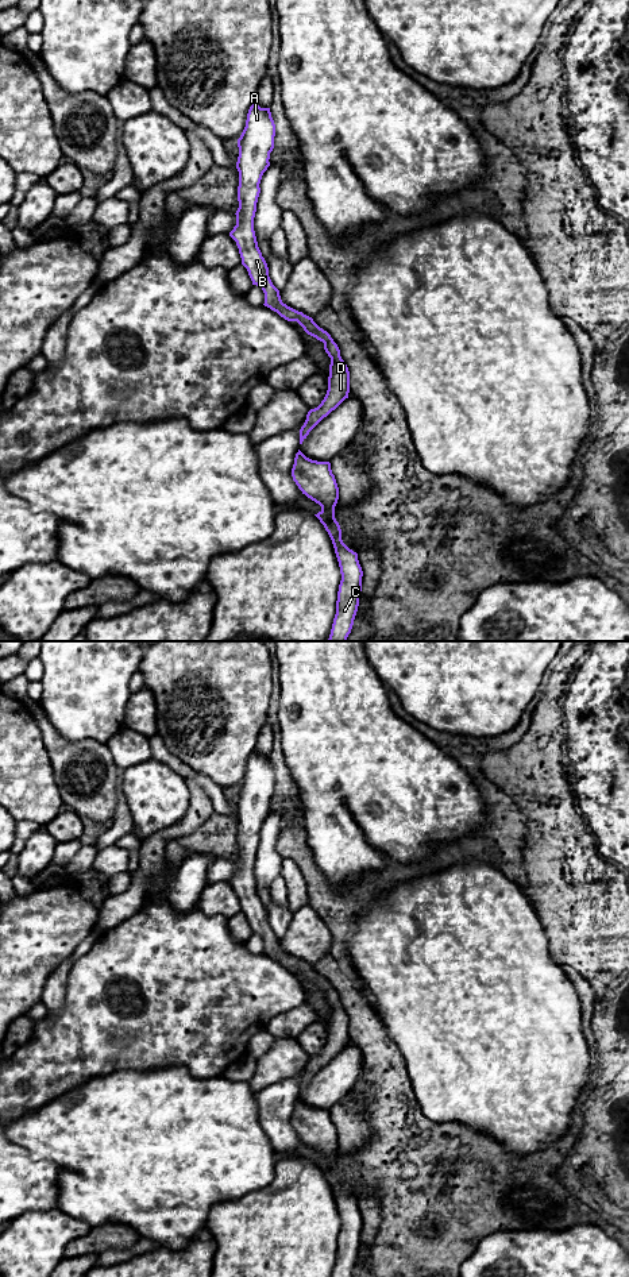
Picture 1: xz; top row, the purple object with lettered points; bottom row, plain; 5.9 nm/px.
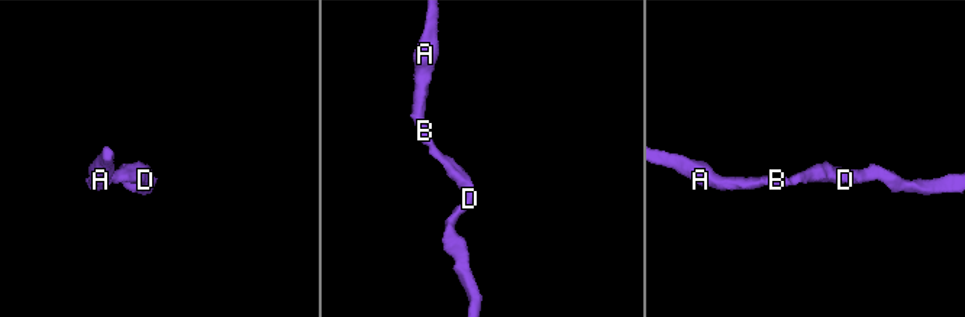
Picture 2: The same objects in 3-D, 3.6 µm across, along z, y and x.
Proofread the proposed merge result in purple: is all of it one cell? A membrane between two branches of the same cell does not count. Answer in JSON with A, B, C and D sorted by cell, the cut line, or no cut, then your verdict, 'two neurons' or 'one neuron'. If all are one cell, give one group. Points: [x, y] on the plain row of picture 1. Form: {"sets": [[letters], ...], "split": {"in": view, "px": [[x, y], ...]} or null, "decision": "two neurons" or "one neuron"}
{"sets": [["A", "B", "C", "D"]], "split": null, "decision": "one neuron"}

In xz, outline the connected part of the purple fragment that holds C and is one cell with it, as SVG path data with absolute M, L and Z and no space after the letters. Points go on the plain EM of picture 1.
M298 1097L292 1124L302 1142L321 1154L321 1158L314 1164L328 1180L339 1210L341 1228L332 1277L352 1277L359 1254L363 1219L358 1201L343 1191L341 1177L335 1166L339 1135L332 1122L331 1111L312 1108Z

